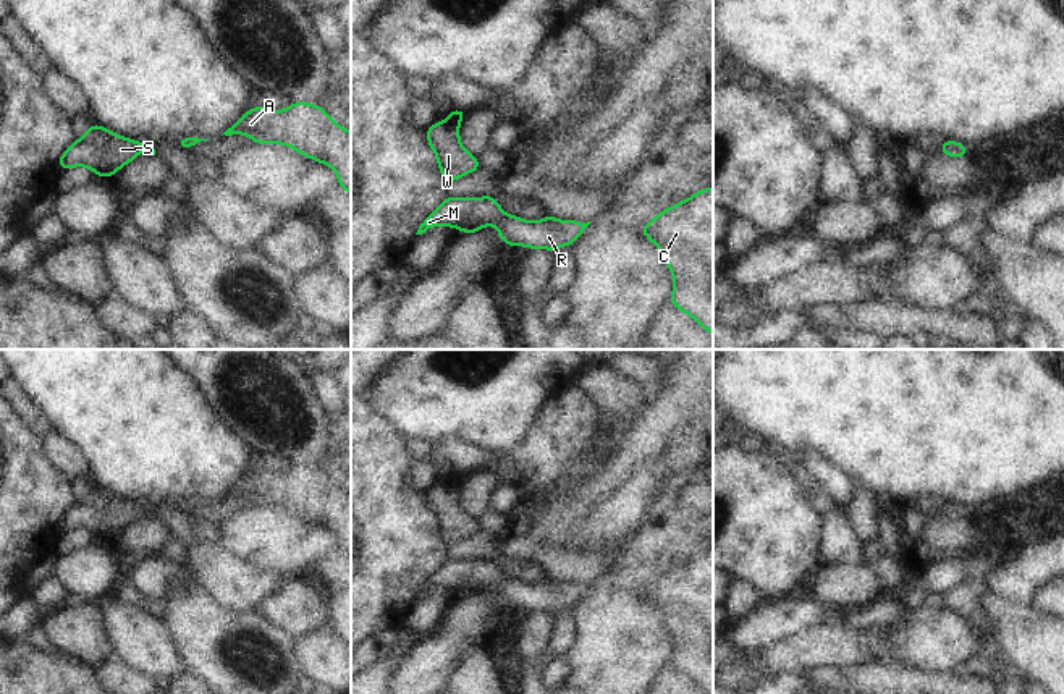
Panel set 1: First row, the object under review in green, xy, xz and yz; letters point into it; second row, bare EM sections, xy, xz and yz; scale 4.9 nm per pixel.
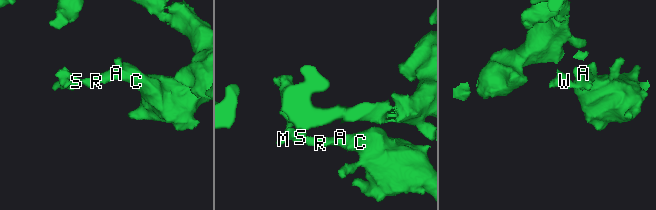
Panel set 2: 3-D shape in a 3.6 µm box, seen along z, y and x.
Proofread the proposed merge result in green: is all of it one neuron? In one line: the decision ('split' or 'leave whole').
leave whole

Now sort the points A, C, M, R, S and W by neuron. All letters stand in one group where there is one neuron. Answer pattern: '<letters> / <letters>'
A C M R S W

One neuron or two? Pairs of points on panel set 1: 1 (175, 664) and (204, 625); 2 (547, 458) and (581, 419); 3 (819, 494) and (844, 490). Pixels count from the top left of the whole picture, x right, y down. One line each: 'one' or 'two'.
1: two
2: one
3: two

